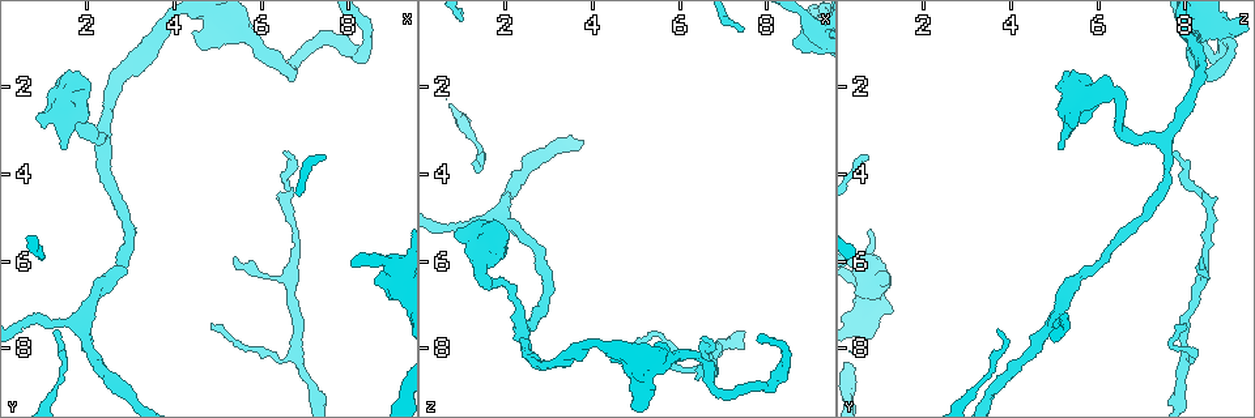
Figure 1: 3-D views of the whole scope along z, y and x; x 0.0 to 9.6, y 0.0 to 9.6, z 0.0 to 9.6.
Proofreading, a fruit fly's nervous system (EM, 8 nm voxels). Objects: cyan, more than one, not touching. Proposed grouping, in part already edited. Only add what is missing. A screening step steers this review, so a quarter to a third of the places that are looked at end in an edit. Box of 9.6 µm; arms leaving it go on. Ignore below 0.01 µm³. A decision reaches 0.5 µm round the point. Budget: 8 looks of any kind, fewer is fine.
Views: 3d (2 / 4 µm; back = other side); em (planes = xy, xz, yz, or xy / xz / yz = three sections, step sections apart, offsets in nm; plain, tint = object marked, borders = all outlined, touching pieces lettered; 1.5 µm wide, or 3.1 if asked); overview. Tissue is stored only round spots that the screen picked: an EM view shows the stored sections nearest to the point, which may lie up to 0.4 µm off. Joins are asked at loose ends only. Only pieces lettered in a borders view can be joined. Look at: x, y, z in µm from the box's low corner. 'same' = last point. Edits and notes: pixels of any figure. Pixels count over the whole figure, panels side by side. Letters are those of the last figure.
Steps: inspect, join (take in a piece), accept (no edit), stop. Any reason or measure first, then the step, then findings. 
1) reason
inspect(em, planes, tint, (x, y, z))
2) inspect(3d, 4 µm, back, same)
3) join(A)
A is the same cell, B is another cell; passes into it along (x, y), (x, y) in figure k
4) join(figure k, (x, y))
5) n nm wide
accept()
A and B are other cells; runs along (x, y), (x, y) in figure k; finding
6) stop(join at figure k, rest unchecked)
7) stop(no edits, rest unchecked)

end of a long branch
inspect(em, planes, plain, (6.55, 3.55, 7.75))

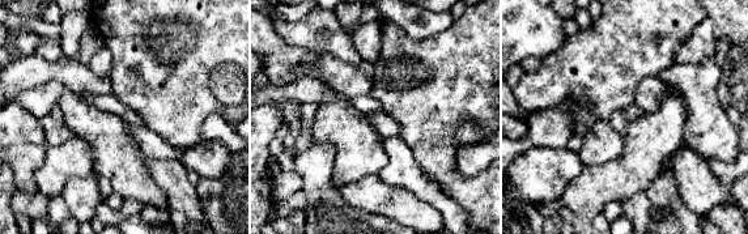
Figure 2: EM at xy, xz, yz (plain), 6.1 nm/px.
inspect(em, planes, borders, same)

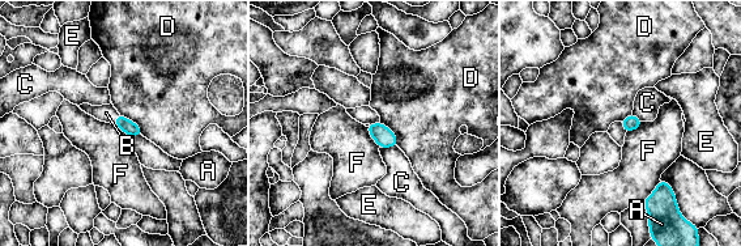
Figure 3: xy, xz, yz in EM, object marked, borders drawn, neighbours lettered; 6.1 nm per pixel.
join(B)
B is the same cell, A, C, D, E and F are other cells; passes into it along (131, 128), (115, 119), (106, 113) in figure 3; it goes on there

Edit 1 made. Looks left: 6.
inspect(overview)

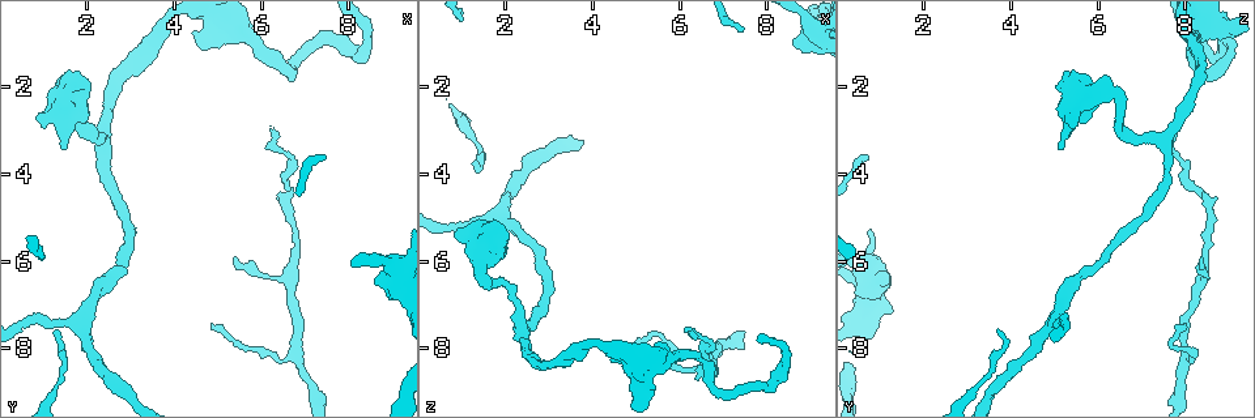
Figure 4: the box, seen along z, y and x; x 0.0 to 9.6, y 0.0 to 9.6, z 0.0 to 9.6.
thick end
inspect(em, planes, borders, (8.65, 6.50, 1.10))

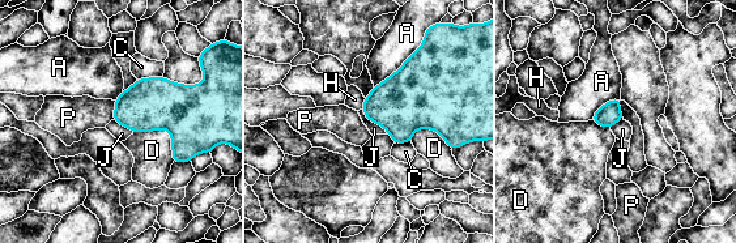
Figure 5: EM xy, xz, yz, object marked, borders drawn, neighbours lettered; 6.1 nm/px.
accept()
A, C, D, H, J and P are other cells; border along (361, 110), (388, 133) in figure 5; no lettered piece goes on from it

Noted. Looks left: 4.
inspect(3d, 4 µm, (0.95, 3.00, 5.40))

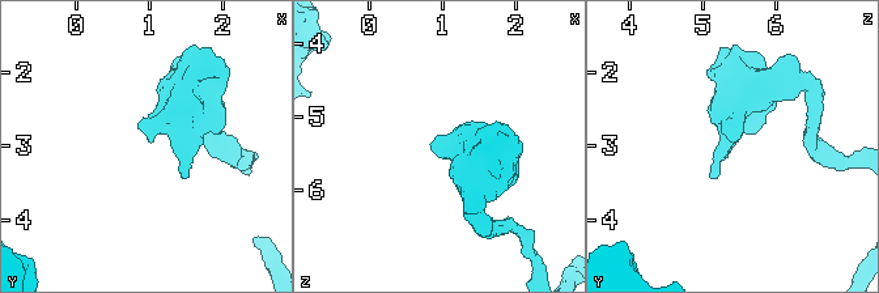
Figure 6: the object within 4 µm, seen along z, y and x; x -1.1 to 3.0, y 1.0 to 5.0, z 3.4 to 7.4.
inspect(em, planes, borders, (1.00, 3.00, 5.40))

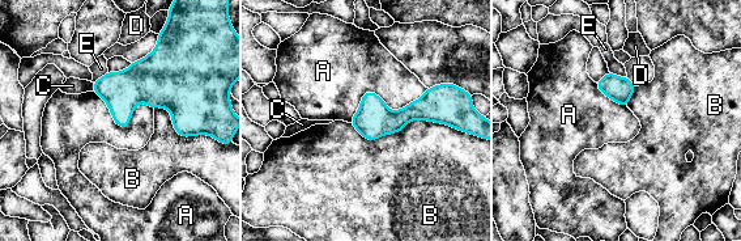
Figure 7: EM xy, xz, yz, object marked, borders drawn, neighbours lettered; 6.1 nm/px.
B touches over 650 nm
accept()
A, B, C, D and E are other cells; border along (428, 88), (349, 122) in figure 7; none of them fits

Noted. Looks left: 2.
stop(join at figure 3, rest unchecked)

